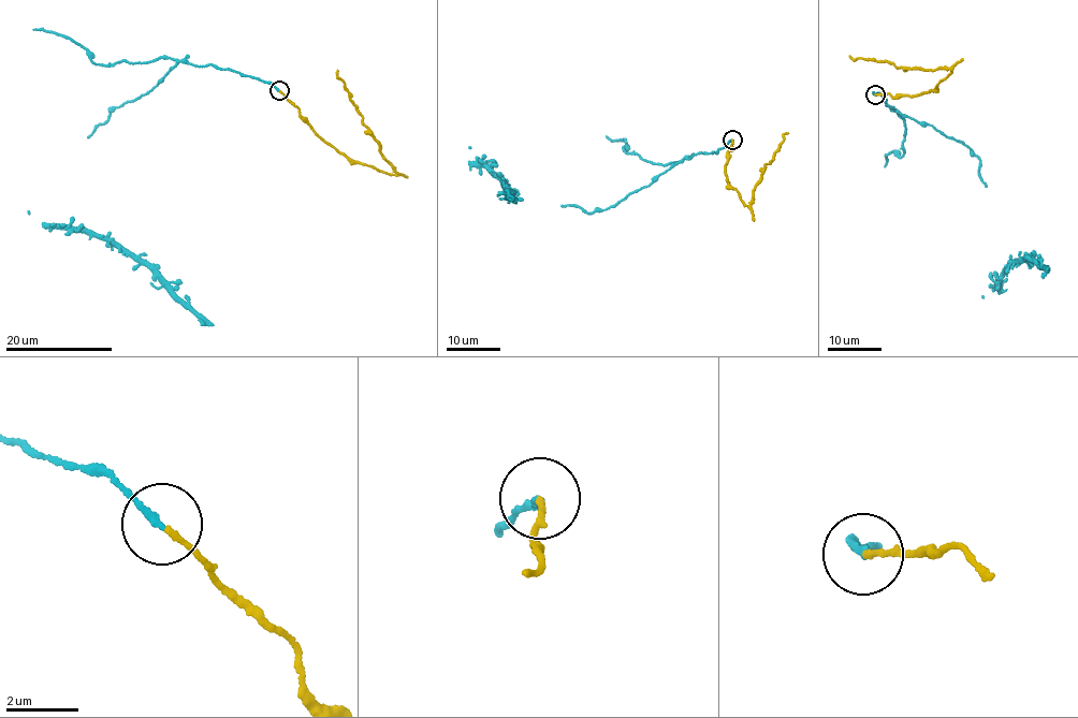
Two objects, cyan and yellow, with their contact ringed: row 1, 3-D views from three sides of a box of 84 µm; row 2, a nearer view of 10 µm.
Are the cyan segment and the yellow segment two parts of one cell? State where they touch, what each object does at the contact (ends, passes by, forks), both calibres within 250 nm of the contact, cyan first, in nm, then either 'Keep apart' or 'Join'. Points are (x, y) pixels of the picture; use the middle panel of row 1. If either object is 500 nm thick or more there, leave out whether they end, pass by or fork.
Place: (732, 140). At the ring cyan ends. At the ring yellow ends. Thickness 180 nm (cyan) against 150 nm. Keep apart

